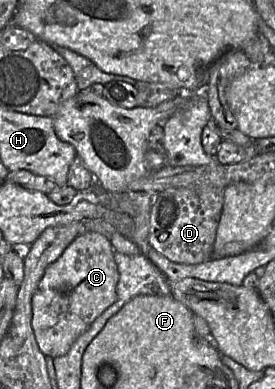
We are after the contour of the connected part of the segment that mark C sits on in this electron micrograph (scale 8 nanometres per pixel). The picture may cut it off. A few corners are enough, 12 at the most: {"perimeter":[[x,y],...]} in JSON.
{"perimeter":[[85,230],[31,300],[46,357],[117,299],[115,250]]}

